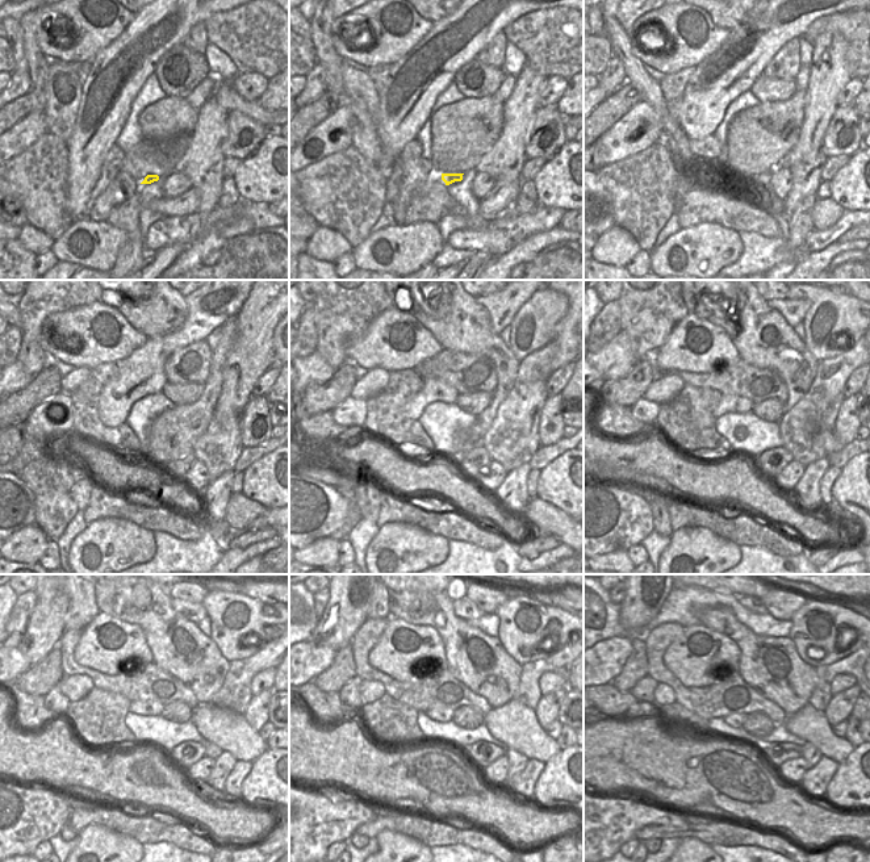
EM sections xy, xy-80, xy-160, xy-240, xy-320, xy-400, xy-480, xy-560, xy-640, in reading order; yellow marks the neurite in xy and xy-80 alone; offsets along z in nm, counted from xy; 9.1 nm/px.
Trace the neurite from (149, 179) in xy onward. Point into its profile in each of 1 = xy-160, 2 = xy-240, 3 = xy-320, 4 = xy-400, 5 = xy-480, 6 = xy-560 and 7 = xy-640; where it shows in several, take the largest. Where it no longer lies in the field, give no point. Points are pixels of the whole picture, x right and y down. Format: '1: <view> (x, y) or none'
1: xy-160 (764, 178)
2: xy-240 (178, 469)
3: xy-320 (473, 463)
4: xy-400 (772, 461)
5: xy-480 (187, 753)
6: xy-560 (481, 753)
7: xy-640 (777, 753)

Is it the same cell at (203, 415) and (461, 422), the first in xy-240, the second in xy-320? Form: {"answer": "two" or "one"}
{"answer": "two"}

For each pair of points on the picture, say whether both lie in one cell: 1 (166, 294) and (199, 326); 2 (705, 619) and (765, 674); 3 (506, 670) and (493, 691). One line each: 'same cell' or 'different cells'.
1: different cells
2: same cell
3: same cell

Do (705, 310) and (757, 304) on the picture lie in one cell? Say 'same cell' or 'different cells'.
same cell

